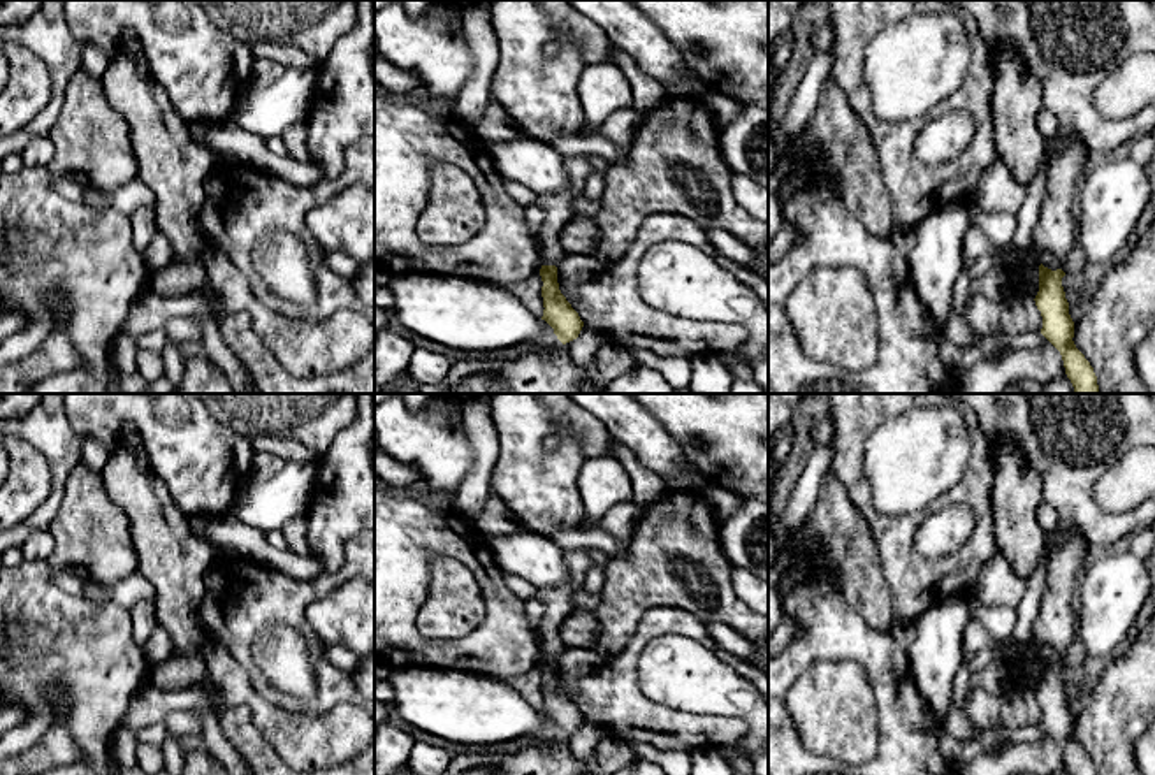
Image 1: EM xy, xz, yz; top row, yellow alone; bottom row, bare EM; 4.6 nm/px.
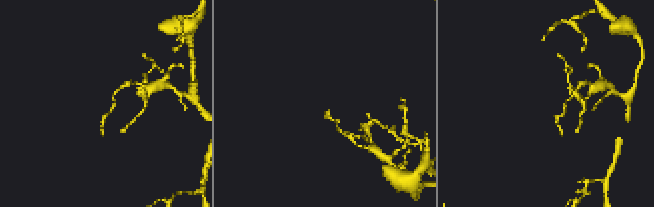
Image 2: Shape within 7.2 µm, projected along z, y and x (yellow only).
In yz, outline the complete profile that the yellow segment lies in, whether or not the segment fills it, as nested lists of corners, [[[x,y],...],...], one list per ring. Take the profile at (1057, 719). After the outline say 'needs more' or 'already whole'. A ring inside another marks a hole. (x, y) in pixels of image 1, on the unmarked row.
[[[1039,659],[1039,685],[1034,694],[1042,710],[1041,728],[1060,745],[1071,775],[1097,775],[1093,761],[1072,735],[1074,715],[1062,680],[1064,670],[1062,663]]] | already whole

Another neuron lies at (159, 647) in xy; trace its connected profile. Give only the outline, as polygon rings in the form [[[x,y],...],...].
[[[156,626],[151,631],[144,645],[144,654],[151,666],[163,663],[172,654],[172,641],[163,627]]]

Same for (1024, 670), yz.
[[[1032,648],[1007,661],[1011,685],[1027,687],[1035,692],[1039,685],[1039,652]]]

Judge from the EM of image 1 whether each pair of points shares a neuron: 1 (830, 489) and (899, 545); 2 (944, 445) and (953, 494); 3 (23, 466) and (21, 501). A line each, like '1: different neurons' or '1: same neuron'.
1: different neurons
2: different neurons
3: same neuron

